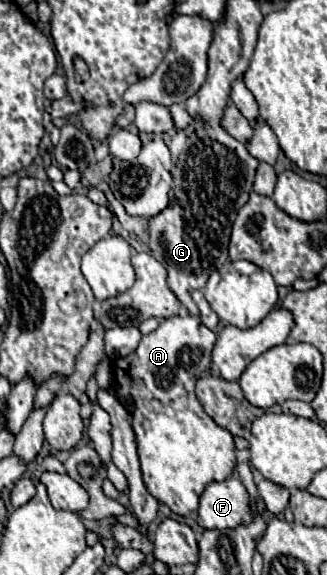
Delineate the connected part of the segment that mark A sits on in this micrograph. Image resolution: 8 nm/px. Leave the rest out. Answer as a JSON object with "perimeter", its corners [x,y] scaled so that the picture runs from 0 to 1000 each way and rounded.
{"perimeter":[[[529,550],[498,557],[474,577],[437,584],[407,616],[346,630],[352,675],[376,692],[407,689],[413,696],[407,748],[419,762],[437,838],[468,866],[517,880],[517,887],[547,897],[596,897],[596,887],[609,887],[609,859],[621,859],[633,838],[682,838],[682,831],[700,831],[719,821],[725,779],[713,772],[713,758],[694,748],[670,744],[621,717],[621,706],[590,685],[596,661],[645,650],[639,633],[657,591],[657,577],[639,574],[609,550]]]}

